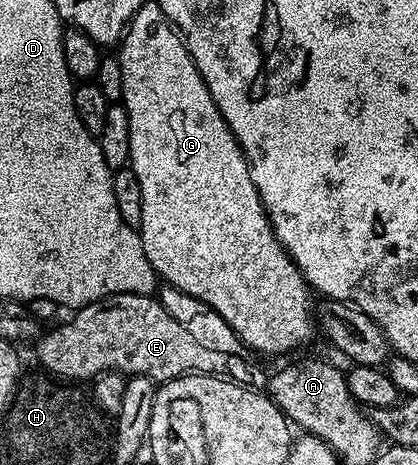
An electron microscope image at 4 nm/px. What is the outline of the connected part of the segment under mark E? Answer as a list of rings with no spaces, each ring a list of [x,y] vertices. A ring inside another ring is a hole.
[[[133,292],[108,296],[105,300],[96,300],[83,308],[73,311],[65,324],[57,323],[43,333],[35,341],[36,356],[40,359],[39,367],[53,376],[62,376],[69,382],[91,381],[104,372],[123,372],[125,377],[149,376],[154,382],[177,380],[180,376],[218,376],[221,380],[233,380],[235,384],[243,384],[253,390],[265,387],[266,373],[256,364],[251,364],[244,356],[221,354],[218,350],[210,350],[190,330],[186,330],[179,322],[174,322],[170,314],[160,305],[159,299],[152,296],[139,296]]]

